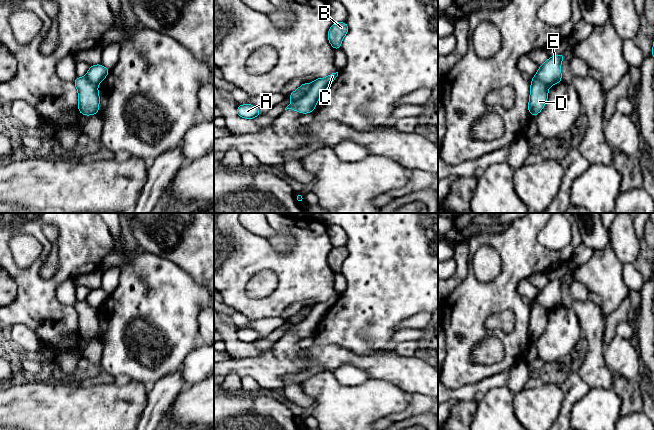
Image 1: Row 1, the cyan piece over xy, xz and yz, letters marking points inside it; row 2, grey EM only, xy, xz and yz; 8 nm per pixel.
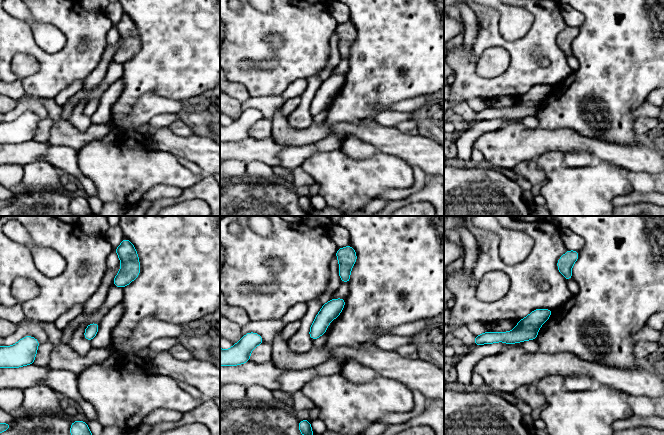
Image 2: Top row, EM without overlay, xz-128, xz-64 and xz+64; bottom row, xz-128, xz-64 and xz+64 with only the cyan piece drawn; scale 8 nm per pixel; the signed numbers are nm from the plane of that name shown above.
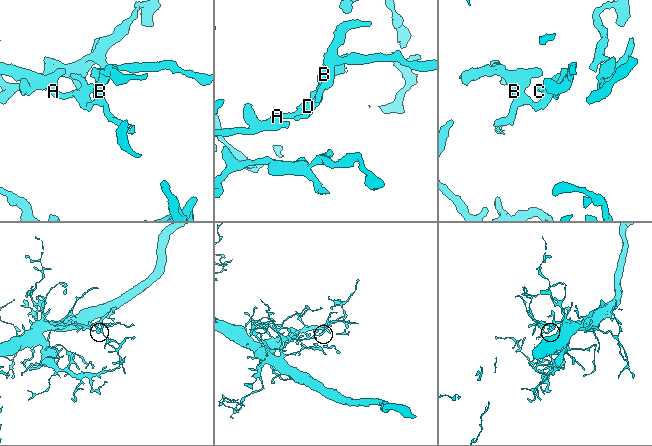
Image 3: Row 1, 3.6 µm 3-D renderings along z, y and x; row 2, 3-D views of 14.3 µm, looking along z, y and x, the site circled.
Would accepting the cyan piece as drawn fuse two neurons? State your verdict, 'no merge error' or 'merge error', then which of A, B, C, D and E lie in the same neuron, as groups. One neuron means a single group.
merge error; groups A C E / B D

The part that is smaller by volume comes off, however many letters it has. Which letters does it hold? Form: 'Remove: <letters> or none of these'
Remove: B, D

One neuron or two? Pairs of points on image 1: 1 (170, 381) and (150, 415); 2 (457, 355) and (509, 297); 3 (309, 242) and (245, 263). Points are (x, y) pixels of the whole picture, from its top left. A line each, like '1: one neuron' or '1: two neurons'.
1: one neuron
2: one neuron
3: one neuron

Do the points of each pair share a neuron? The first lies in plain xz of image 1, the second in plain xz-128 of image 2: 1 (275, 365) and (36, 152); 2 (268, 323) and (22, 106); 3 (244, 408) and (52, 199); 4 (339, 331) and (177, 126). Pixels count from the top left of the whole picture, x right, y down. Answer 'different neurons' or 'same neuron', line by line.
1: same neuron
2: same neuron
3: same neuron
4: different neurons

